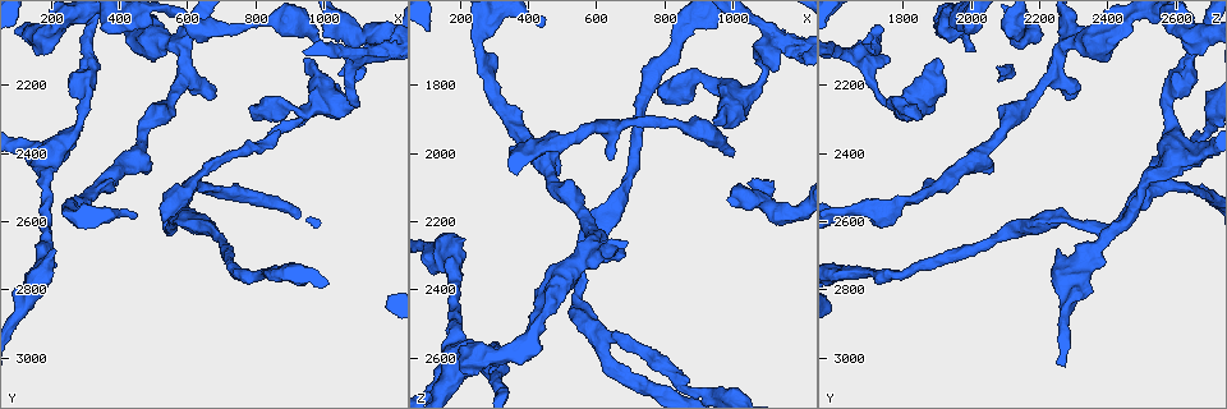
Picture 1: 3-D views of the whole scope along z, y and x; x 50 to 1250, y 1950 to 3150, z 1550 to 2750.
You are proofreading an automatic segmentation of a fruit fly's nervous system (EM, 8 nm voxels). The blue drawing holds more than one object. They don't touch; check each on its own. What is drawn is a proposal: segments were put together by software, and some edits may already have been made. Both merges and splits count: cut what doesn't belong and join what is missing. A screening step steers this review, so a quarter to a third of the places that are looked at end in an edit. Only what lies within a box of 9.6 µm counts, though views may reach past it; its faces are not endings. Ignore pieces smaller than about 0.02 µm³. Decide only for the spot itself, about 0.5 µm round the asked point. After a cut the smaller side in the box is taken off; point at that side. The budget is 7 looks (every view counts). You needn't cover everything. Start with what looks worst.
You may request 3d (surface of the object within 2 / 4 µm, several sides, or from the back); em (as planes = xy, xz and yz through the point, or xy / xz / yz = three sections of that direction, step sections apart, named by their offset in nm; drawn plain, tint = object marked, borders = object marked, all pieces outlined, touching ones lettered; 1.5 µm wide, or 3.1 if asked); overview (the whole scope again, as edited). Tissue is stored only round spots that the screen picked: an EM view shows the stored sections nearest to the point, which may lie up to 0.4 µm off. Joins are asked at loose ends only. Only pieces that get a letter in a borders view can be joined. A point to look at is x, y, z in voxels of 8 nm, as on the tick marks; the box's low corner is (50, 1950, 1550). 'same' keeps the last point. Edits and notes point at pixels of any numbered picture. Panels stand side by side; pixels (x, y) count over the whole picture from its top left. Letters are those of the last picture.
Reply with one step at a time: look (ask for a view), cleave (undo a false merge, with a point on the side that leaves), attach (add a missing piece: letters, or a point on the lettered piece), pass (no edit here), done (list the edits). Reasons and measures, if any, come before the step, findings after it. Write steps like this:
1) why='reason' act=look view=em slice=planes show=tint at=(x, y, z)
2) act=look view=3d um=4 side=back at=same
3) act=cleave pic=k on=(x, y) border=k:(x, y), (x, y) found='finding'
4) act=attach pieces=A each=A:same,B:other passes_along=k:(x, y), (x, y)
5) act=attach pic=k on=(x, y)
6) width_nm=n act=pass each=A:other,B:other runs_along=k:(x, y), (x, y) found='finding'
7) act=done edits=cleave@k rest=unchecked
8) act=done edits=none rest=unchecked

why='abrupt turn' act=look view=em slice=planes show=borders at=(300, 2240, 2570)

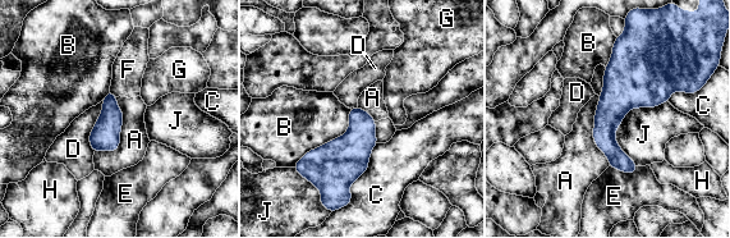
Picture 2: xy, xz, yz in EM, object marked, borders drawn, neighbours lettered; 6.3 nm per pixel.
width_nm=190 act=pass each=A:other,B:other,C:other,D:other,E:other,F:other,G:other,H:other,J:other border=2:(350, 109), (344, 133), (292, 166) found='one neuron here'

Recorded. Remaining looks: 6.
why='free end' act=look view=em slice=planes show=plain at=(1120, 2120, 1750)

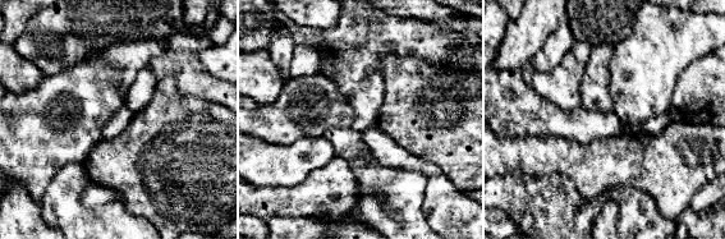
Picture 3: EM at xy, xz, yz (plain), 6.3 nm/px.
why='see the neighbours' act=look view=em slice=planes show=borders at=same

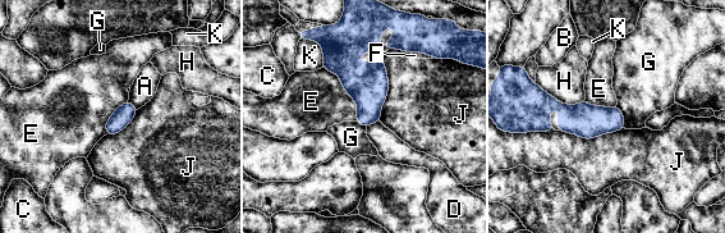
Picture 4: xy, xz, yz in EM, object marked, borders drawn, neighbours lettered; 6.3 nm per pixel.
longest_contact=J:440nm act=pass each=A:other,B:other,C:other,D:other,E:other,F:other,G:other,H:other,J:other,K:other border=4:(322, 67), (354, 101), (356, 120) found='no lettered piece goes on from it'

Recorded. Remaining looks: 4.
why='three arms meet' act=look view=3d um=4 at=(600, 2160, 2240)

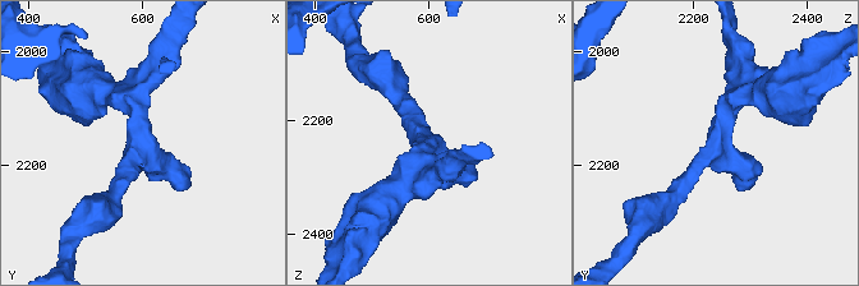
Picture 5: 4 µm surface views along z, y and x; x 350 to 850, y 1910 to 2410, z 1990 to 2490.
arms=3 arm_widths_nm=220,300,320 act=look view=em slice=xz step=4 show=tint at=(600, 2165, 2245)

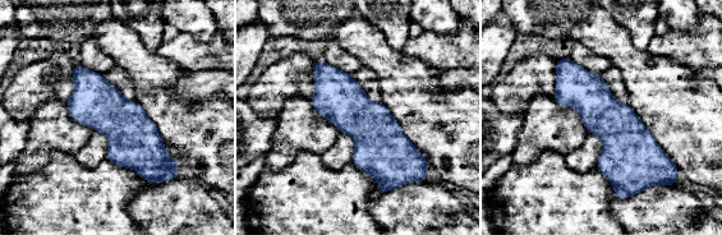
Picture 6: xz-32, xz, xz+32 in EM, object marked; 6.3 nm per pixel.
act=look view=em slice=planes show=borders at=same

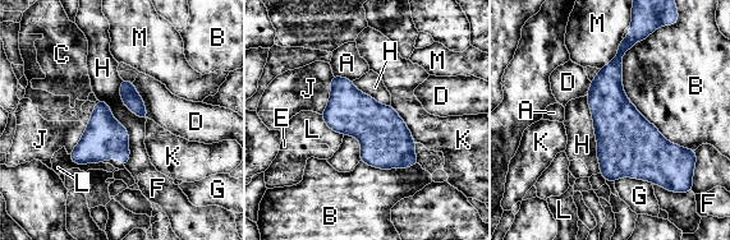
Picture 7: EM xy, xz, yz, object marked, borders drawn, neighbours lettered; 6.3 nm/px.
act=pass each=A:other,B:other,C:other,D:other,E:other,F:other,G:other,H:other,J:other,K:other,L:other,M:other border=7:(586, 96), (601, 172) found='all the same neuron'

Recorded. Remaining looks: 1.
act=done edits=none rest=unchecked

